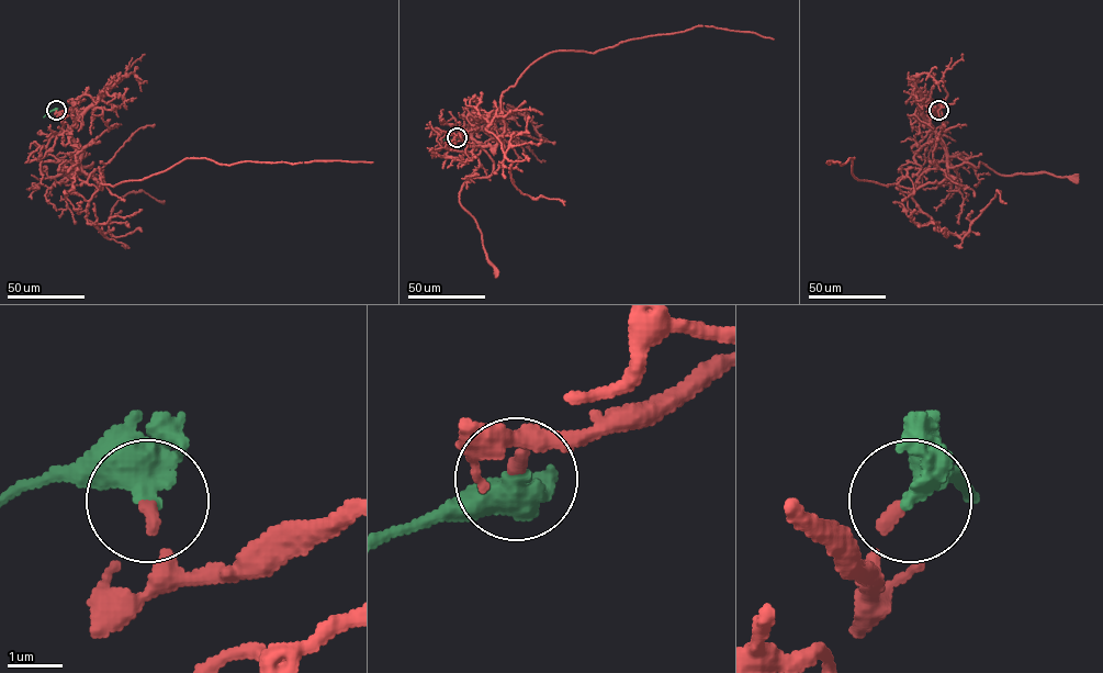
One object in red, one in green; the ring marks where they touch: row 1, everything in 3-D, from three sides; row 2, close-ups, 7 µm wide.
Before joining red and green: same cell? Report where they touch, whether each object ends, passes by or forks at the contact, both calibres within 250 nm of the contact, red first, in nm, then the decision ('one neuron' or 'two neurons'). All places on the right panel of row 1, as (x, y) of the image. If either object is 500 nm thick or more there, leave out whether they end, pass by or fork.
at (938, 110); 220 nm thick on the red side, 550 nm on the other; one neuron

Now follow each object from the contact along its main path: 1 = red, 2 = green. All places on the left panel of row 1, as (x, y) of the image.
1: (56, 110), (77, 112), (71, 138), (81, 168), (102, 189), (187, 158), (372, 161)
2: (56, 110), (43, 116)

